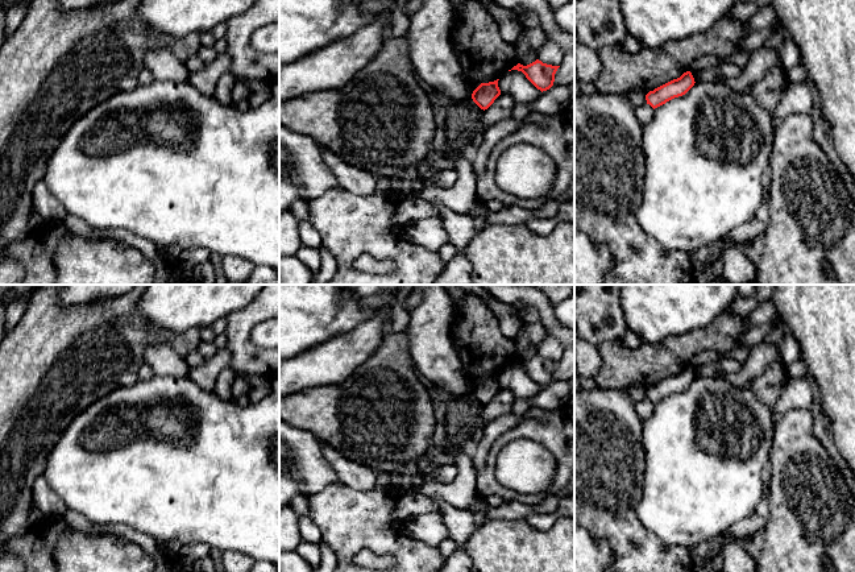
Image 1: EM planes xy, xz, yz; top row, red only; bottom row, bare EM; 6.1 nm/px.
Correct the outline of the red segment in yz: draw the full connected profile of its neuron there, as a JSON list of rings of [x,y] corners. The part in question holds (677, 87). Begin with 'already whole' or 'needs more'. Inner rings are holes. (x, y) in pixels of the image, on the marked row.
already whole; [[[686,71],[680,78],[649,91],[646,95],[647,104],[655,109],[675,98],[685,95],[694,86],[694,83],[692,72]]]

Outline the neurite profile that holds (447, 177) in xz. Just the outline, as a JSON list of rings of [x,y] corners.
[[[440,167],[437,173],[437,178],[433,182],[435,186],[439,187],[451,187],[456,183],[457,181],[457,173],[453,167]]]

